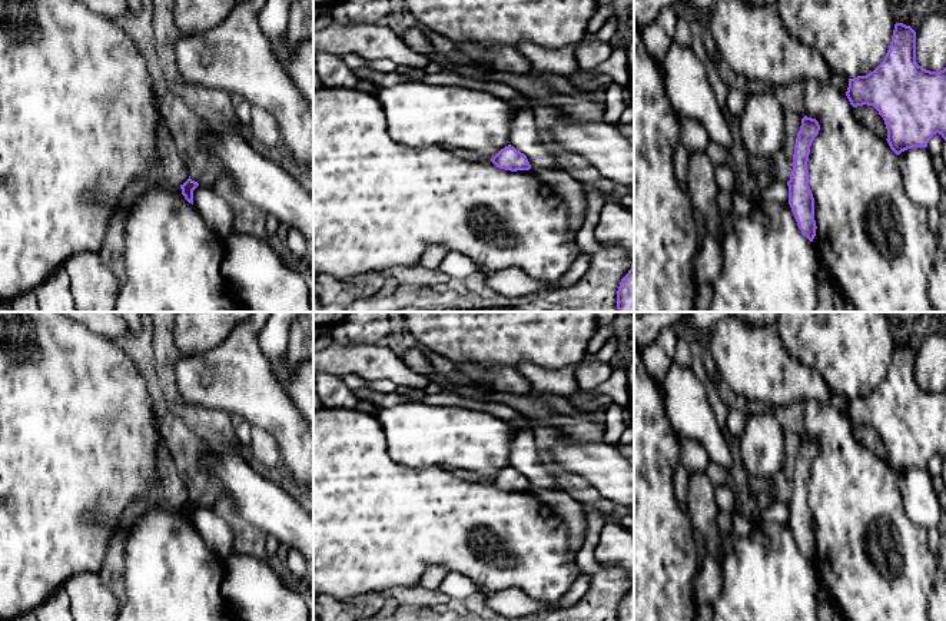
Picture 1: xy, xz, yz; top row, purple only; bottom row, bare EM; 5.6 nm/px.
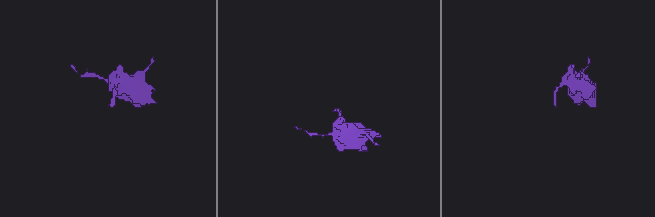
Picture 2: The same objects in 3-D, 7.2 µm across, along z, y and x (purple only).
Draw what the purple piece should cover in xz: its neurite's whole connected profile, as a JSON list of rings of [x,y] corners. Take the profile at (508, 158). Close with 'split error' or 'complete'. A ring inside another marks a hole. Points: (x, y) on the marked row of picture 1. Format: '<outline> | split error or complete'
[[[508,145],[501,149],[491,162],[505,170],[517,172],[517,170],[530,170],[531,165],[524,153],[517,150],[514,146]]] | complete

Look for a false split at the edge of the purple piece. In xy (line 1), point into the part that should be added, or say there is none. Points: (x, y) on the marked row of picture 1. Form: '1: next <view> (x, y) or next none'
1: next none

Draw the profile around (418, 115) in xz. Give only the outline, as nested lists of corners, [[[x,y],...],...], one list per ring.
[[[405,82],[381,87],[378,94],[385,114],[388,135],[399,145],[422,147],[441,145],[474,152],[491,160],[509,145],[514,110],[504,99],[462,86],[431,86]]]

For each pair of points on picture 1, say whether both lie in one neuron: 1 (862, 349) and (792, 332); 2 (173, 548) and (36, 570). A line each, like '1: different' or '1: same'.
1: same
2: different

